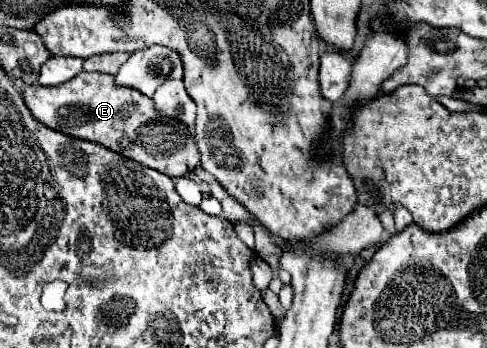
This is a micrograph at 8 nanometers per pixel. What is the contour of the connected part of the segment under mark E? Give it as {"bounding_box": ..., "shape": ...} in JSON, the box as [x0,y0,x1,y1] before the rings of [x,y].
{"bounding_box":[22,72,200,178],"shape":[[[80,72],[80,76],[74,76],[68,80],[68,84],[60,84],[56,88],[44,88],[40,84],[26,86],[22,96],[28,104],[28,110],[36,120],[40,120],[40,124],[72,138],[102,144],[104,148],[154,168],[170,178],[184,176],[200,162],[194,132],[186,130],[184,124],[160,114],[154,108],[152,98],[134,88],[116,86],[114,76],[110,74]]]}

